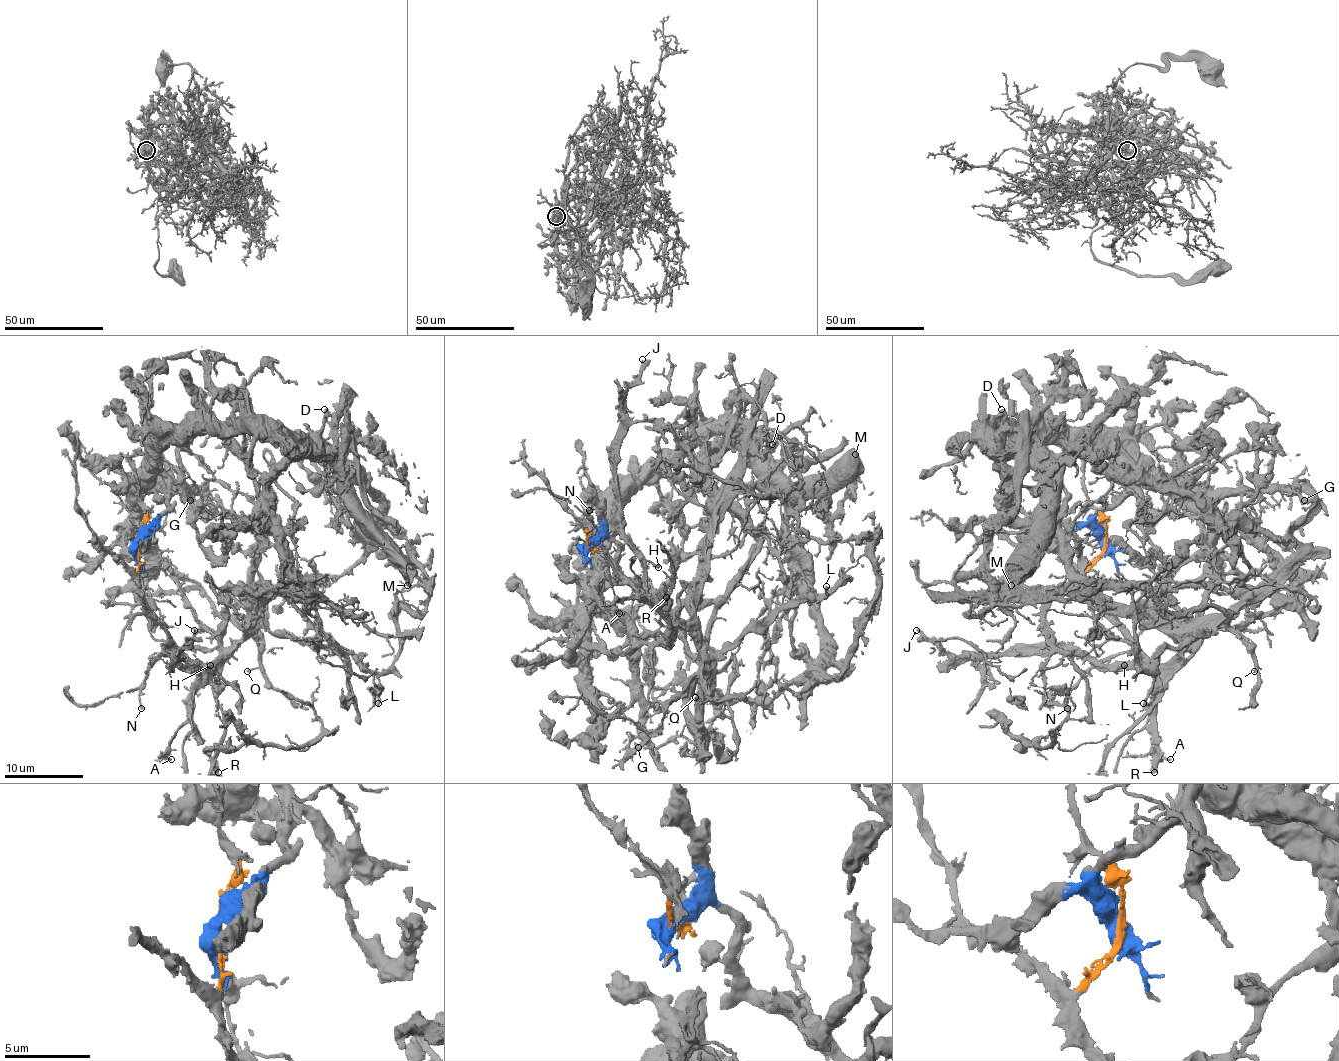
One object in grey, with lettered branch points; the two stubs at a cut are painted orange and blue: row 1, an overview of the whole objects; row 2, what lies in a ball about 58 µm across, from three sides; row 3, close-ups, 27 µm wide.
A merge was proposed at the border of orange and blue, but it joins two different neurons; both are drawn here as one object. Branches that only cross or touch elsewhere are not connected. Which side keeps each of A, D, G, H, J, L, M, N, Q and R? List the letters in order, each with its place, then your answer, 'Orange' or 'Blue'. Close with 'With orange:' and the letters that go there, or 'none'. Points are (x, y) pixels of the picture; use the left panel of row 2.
A: Place: (171, 759). Orange
D: Place: (324, 409). Blue
G: Place: (190, 500). Blue
H: Place: (210, 665). Orange
J: Place: (194, 630). Orange
L: Place: (378, 703). Orange
M: Place: (407, 585). Blue
N: Place: (141, 708). Orange
Q: Place: (247, 671). Orange
R: Place: (218, 772). Orange
With orange: A, H, J, L, N, Q, R

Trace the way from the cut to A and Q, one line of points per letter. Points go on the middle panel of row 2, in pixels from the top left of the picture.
A: (586, 546), (586, 528), (592, 540), (645, 597), (617, 601), (614, 605), (619, 613)
Q: (586, 546), (586, 528), (590, 542), (641, 595), (688, 633), (700, 650), (706, 690), (706, 699), (694, 698)

